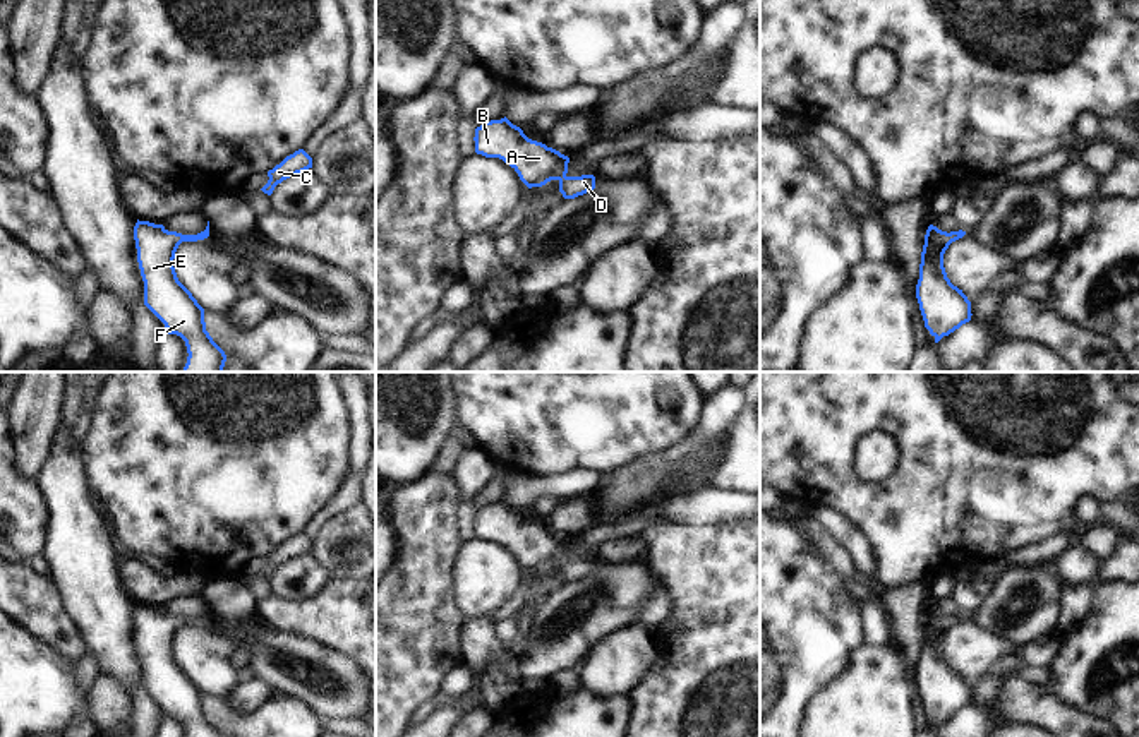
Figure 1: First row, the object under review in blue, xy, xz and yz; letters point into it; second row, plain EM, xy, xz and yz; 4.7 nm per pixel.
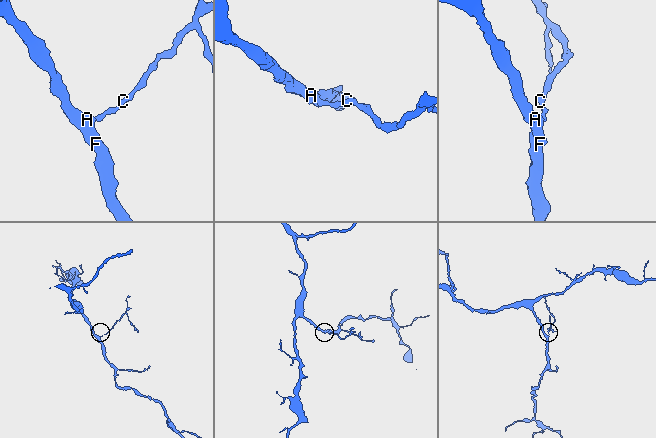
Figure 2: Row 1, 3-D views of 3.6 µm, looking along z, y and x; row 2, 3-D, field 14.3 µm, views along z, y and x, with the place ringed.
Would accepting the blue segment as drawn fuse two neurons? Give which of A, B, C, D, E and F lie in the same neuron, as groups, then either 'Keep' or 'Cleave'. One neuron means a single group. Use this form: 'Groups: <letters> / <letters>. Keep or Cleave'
Groups: A B C D E F. Keep.

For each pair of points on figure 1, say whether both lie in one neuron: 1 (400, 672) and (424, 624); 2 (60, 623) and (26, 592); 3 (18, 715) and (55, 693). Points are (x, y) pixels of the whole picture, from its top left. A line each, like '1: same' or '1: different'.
1: same
2: same
3: same

